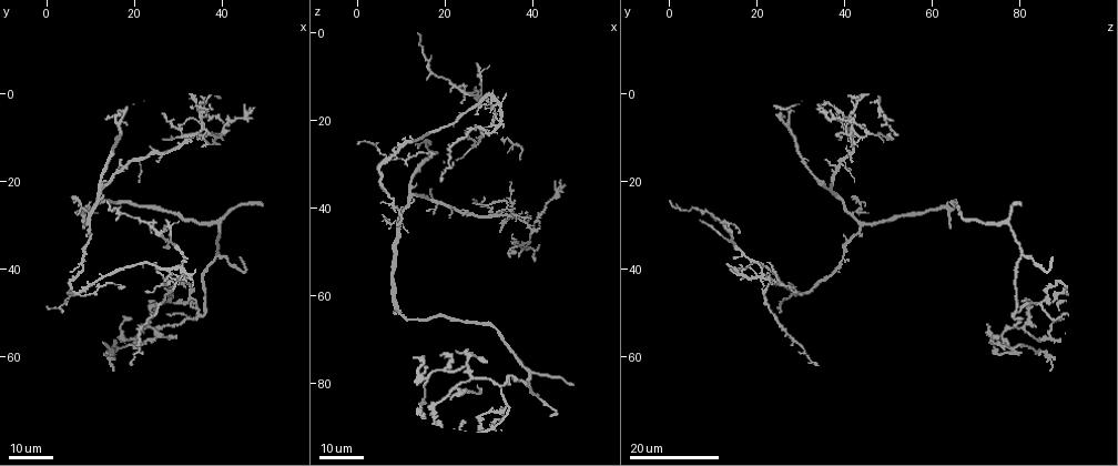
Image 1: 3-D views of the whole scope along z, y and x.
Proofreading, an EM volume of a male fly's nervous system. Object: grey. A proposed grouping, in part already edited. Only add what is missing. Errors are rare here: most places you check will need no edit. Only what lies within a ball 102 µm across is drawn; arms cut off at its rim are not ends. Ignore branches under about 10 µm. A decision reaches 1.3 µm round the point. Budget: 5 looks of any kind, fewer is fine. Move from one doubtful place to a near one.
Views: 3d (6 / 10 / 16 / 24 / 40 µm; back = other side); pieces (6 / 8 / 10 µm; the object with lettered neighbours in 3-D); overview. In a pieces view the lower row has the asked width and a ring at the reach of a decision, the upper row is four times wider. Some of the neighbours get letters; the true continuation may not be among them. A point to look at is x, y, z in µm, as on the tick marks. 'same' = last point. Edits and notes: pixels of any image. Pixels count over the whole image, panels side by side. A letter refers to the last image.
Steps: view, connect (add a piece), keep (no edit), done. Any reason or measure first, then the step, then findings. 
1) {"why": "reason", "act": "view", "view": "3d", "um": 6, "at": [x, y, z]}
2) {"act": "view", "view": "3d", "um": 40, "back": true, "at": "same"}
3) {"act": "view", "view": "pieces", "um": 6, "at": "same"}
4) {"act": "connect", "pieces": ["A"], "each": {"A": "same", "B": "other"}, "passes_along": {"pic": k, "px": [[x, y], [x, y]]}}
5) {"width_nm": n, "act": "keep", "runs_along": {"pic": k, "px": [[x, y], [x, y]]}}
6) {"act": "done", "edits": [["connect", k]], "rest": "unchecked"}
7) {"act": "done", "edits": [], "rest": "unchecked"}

{"why": "an open end", "act": "view", "view": "3d", "um": 16, "at": [24.5, 15.5, 42.0]}

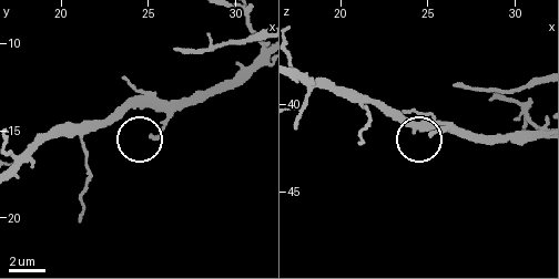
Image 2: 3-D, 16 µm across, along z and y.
{"act": "view", "view": "pieces", "um": 6, "at": [25.3, 15.3, 41.8]}

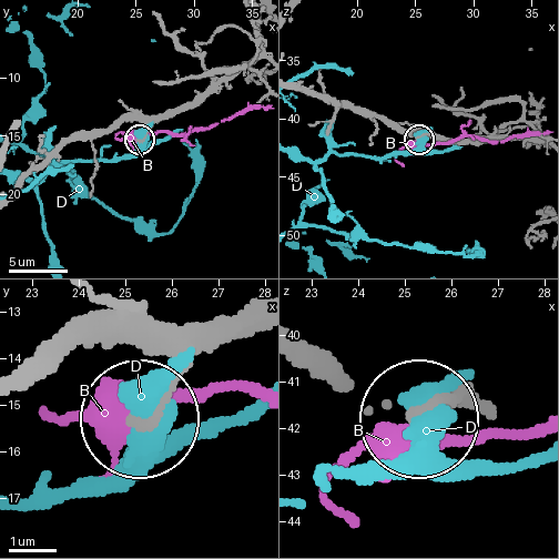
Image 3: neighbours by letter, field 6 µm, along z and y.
{"act": "keep", "each": {"B": "other", "D": "other"}, "runs_along": {"pic": 3, "px": [[46, 362], [82, 338], [153, 342], [178, 374], [145, 417]]}, "found": "no lettered piece goes on from it"}

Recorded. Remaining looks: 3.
{"why": "an open end", "act": "view", "view": "3d", "um": 24, "at": [27.5, 29.0, 7.0]}

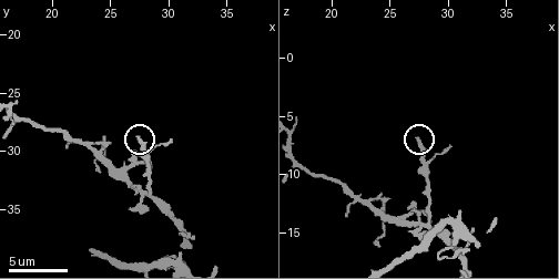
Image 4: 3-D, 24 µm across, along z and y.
{"act": "view", "view": "pieces", "um": 8, "at": [27.4, 28.8, 7.0]}

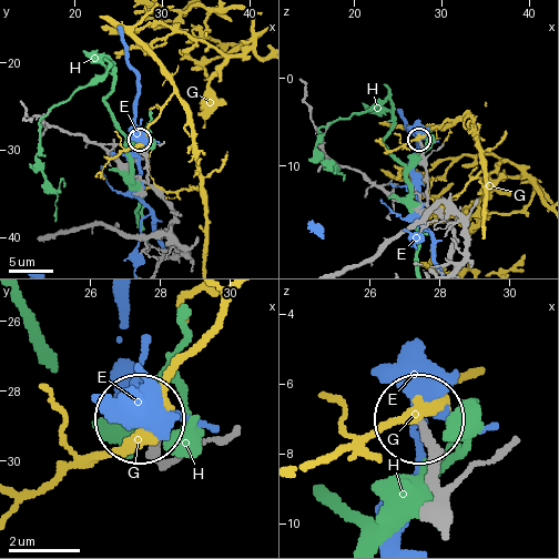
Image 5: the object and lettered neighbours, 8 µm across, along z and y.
{"width_nm": 210, "act": "keep", "each": {"E": "other", "G": "other", "H": "other"}, "found": "no lettered piece goes on from it"}

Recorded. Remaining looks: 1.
{"act": "done", "edits": [], "rest": "unchecked"}

